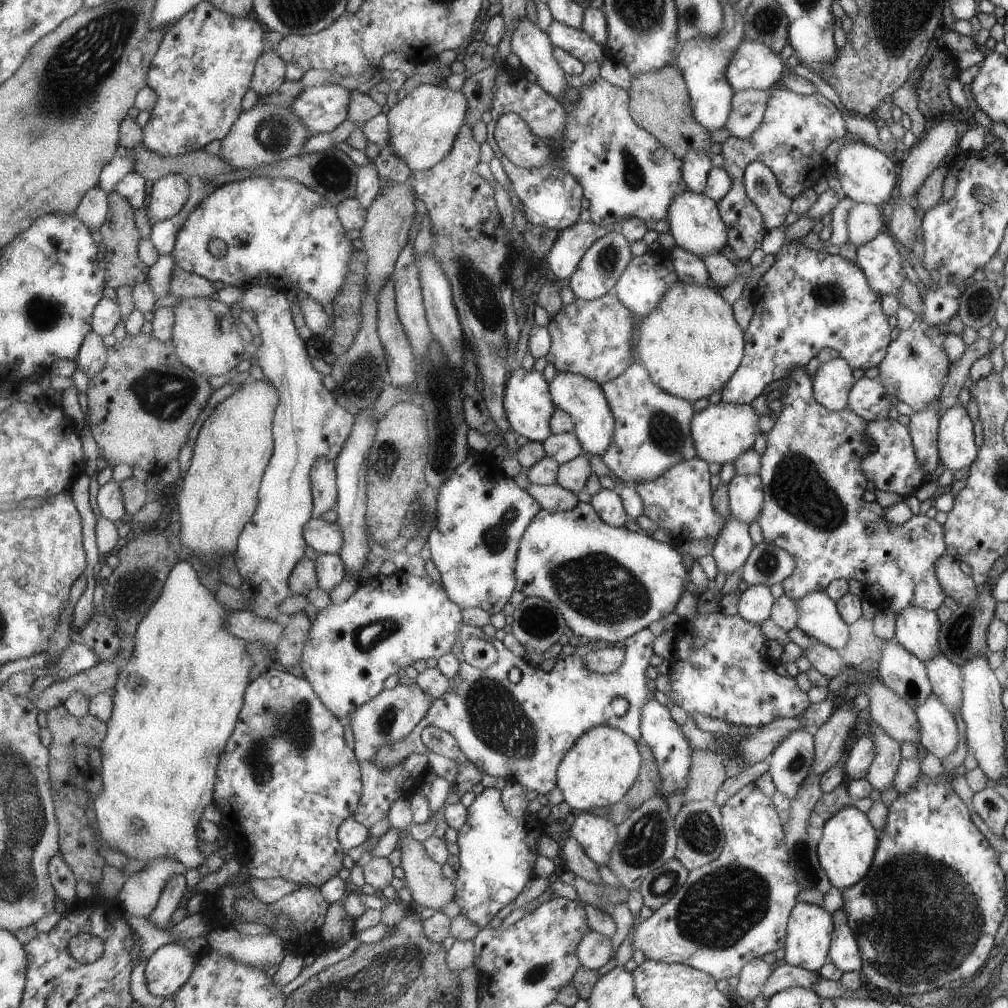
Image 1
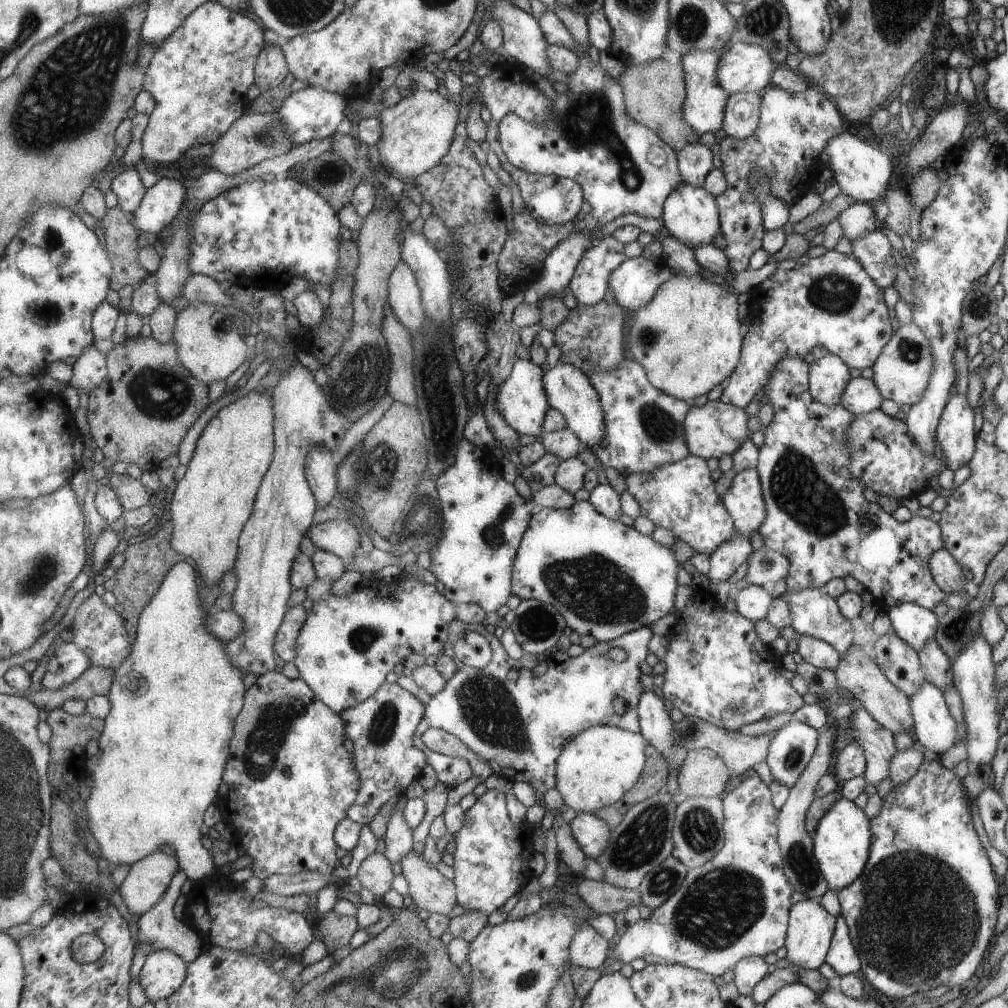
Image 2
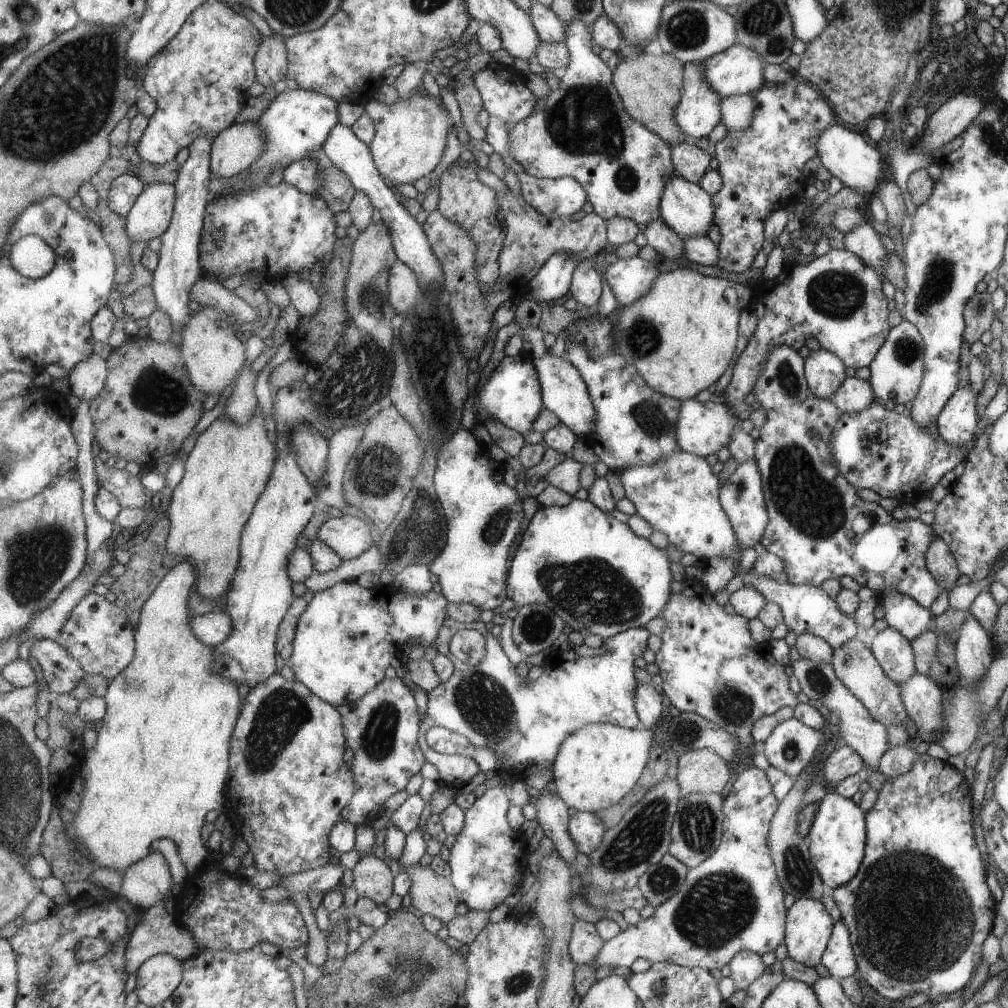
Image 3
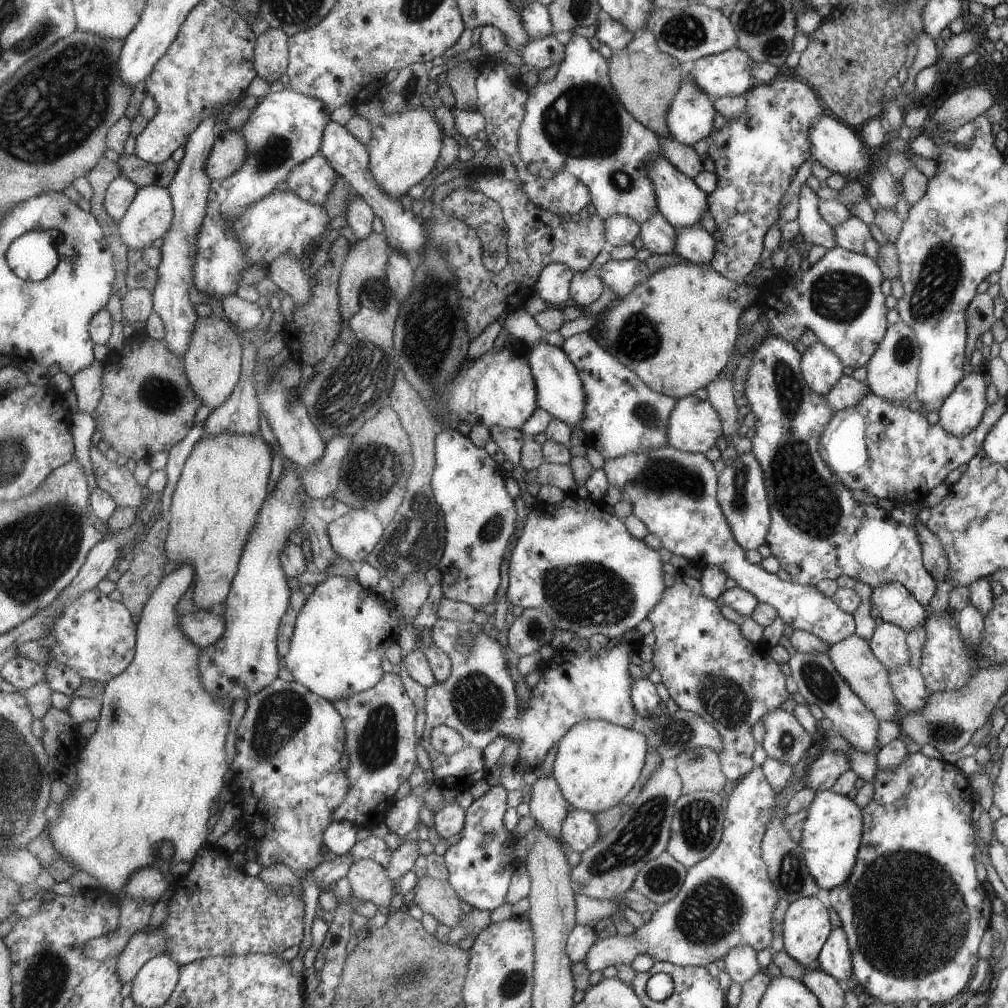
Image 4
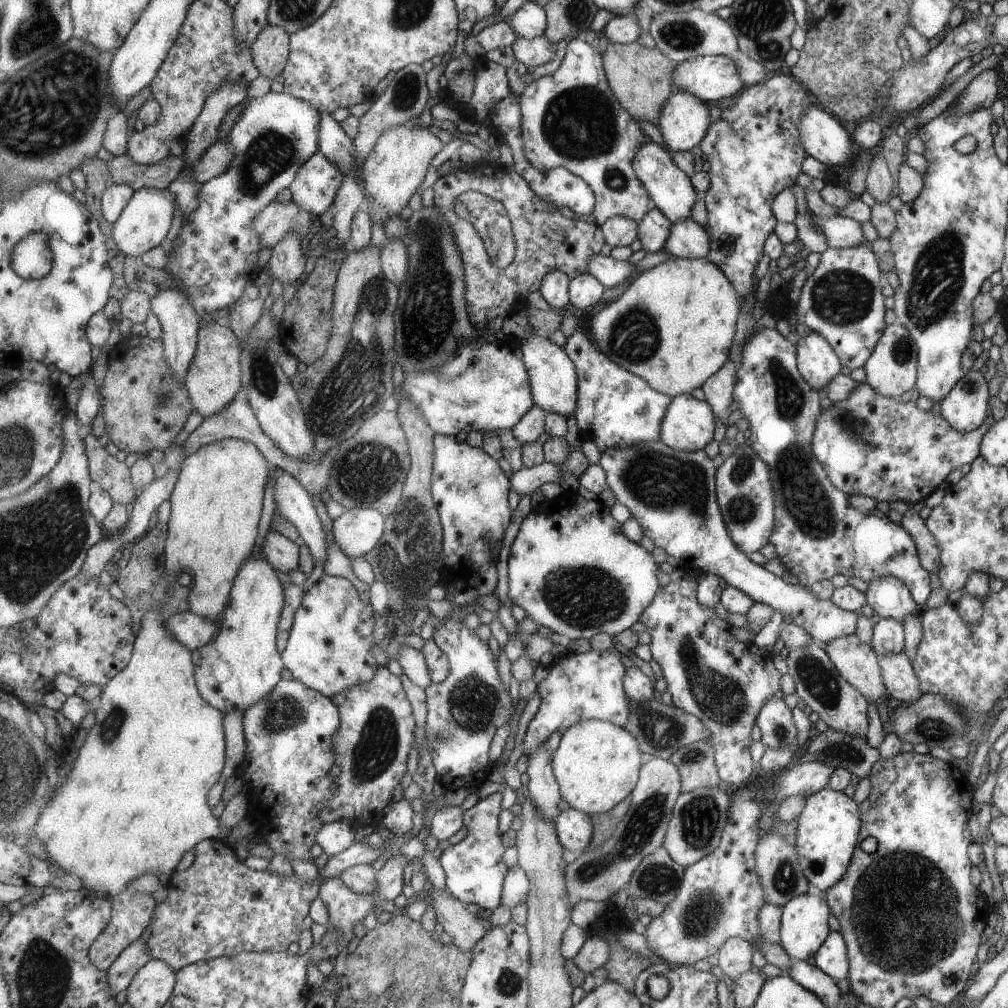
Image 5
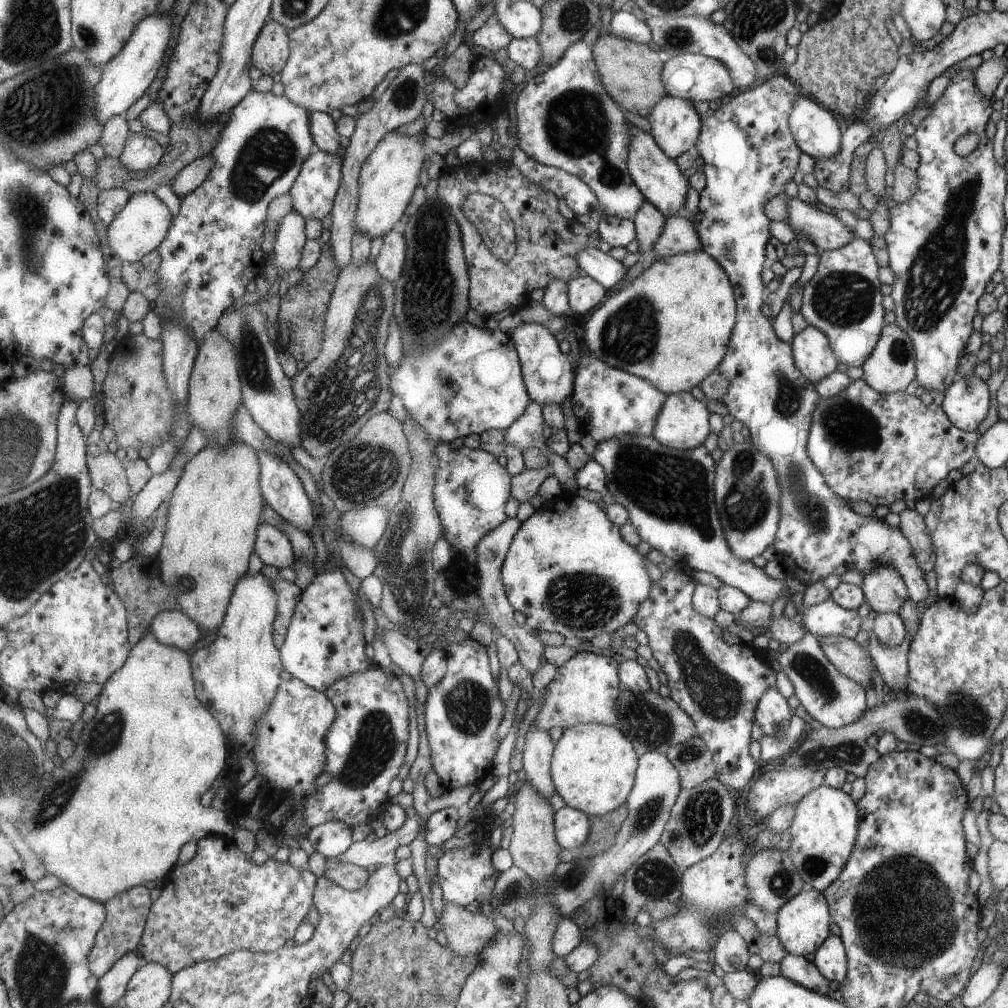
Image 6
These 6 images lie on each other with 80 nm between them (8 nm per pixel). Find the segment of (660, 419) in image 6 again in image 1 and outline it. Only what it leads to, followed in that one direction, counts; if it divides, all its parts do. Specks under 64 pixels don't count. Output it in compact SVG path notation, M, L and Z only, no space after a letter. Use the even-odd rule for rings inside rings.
M724 403L708 404L703 410L694 412L690 422L690 434L694 442L697 457L705 462L727 465L752 448L755 434L761 434L757 427L758 415L749 404Z

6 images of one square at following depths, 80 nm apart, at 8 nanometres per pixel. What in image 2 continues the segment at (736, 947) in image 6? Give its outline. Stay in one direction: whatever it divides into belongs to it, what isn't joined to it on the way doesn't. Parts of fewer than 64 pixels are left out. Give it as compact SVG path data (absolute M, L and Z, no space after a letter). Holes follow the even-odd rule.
M746 956L737 962L732 968L734 974L733 984L741 996L749 996L753 993L754 986L770 972L771 967L763 957Z

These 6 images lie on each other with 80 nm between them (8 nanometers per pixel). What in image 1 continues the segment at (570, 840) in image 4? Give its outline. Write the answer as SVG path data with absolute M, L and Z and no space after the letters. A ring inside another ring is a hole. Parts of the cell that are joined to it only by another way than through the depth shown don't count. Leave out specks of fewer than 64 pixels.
M579 812L568 833L596 865L607 865L616 844L616 828L607 817Z

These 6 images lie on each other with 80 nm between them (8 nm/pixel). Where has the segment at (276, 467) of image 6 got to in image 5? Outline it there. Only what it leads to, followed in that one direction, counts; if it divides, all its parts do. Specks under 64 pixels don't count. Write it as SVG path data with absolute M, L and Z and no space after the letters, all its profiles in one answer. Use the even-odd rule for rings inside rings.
M281 471L275 478L273 500L275 512L295 526L299 542L306 544L315 562L326 560L327 543L321 521L310 494L294 476Z

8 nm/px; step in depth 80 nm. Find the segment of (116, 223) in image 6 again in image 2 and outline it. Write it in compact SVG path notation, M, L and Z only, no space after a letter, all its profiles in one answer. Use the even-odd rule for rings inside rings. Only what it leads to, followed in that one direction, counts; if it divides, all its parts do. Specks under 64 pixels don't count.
M169 177L160 178L147 189L141 206L134 212L138 231L160 236L183 210L188 188L186 182Z

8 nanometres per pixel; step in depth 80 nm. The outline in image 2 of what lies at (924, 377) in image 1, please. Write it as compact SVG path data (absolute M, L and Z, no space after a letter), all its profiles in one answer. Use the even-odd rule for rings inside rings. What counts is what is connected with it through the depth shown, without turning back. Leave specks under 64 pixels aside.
M913 322L901 324L879 353L878 360L871 366L872 379L883 398L891 399L898 406L901 404L911 406L921 400L927 381L930 380L931 367L930 343L926 335Z

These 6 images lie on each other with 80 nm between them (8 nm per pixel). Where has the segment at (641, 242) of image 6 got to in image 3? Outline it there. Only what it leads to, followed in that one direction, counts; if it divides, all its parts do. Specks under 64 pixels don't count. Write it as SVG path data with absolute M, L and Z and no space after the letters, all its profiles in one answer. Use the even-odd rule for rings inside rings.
M661 218L649 221L643 230L646 244L652 246L657 254L669 260L684 258L682 238L673 232Z

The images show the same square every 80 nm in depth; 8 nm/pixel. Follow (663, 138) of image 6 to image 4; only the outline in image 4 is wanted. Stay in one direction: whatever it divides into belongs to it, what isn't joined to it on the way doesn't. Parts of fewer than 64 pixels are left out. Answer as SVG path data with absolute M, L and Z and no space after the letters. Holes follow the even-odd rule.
M683 77L678 92L666 112L670 138L692 146L712 132L715 109L710 95L705 94L689 77Z

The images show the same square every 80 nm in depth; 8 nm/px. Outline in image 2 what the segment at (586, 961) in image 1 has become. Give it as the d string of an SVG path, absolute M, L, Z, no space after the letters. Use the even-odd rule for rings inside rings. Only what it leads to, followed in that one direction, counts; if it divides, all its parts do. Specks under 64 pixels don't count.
M583 920L570 942L570 961L573 966L584 969L601 968L606 962L607 943L606 938Z

